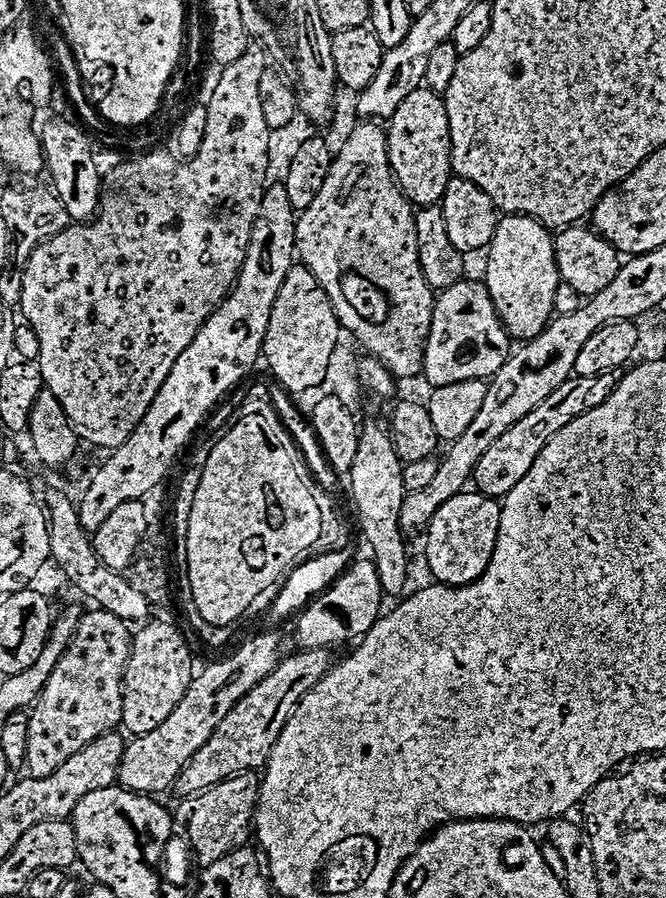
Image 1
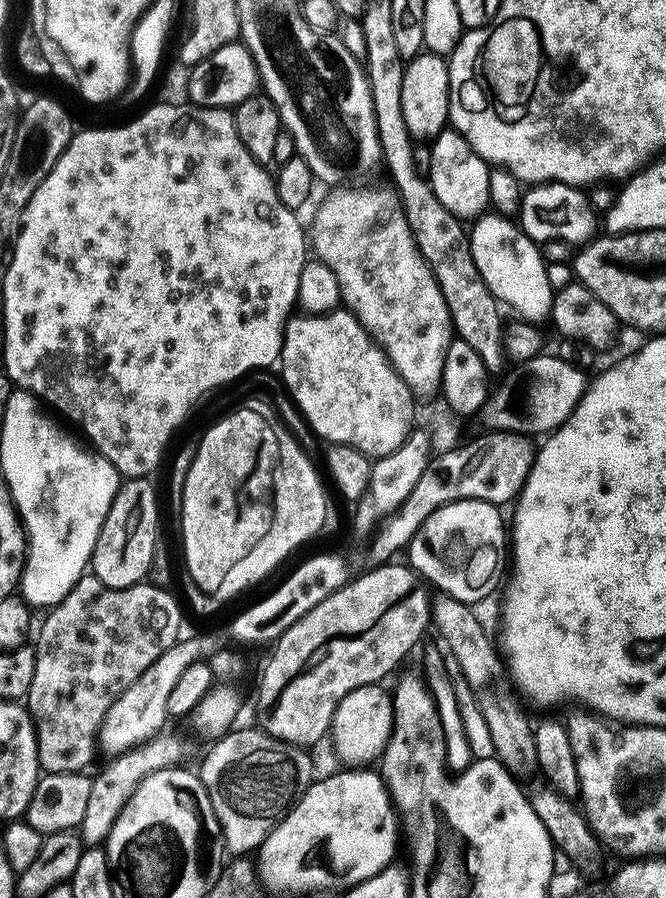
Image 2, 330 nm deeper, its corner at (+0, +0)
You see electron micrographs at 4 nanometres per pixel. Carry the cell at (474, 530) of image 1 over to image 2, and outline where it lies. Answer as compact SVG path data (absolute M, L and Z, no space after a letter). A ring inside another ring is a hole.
M455 500L452 504L442 506L426 518L426 522L414 534L406 549L407 563L413 572L419 574L429 585L440 587L445 596L453 596L463 604L476 606L500 584L500 567L506 556L506 524L500 517L501 509L485 500Z

